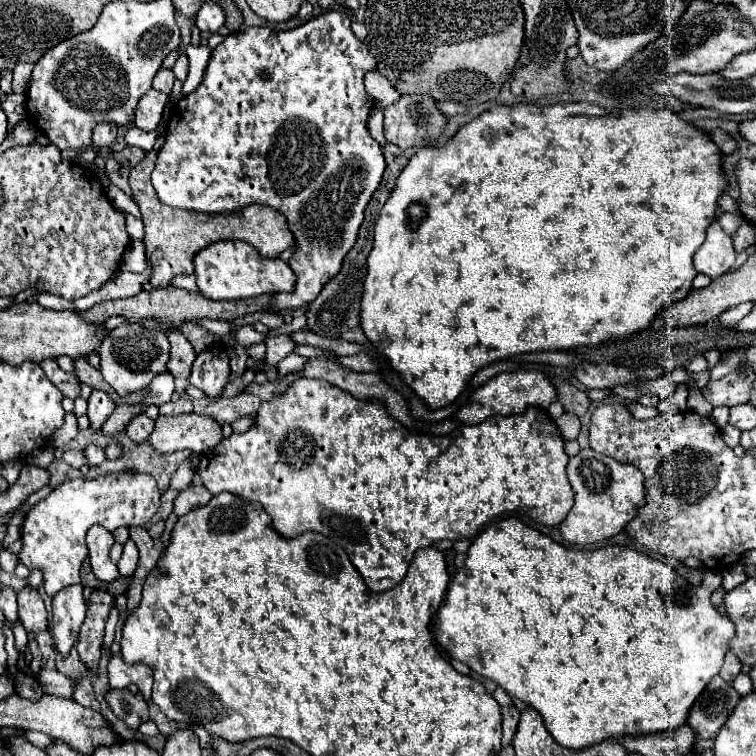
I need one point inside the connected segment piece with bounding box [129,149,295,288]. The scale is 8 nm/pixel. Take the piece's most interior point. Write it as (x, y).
(172, 237)

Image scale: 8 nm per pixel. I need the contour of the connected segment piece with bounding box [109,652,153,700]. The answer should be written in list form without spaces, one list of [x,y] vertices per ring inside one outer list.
[[[121,652],[111,656],[109,660],[109,684],[111,688],[127,688],[129,684],[135,684],[141,694],[149,700],[151,698],[151,684],[153,684],[153,672],[145,664],[127,664],[121,658]]]

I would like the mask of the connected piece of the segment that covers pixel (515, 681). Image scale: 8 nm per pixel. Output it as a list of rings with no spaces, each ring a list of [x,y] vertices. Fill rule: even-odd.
[[[513,516],[497,520],[475,538],[475,542],[467,552],[463,568],[455,574],[445,594],[445,600],[435,616],[433,636],[451,654],[451,658],[465,662],[477,674],[495,680],[511,696],[537,708],[537,712],[541,712],[545,720],[545,728],[561,746],[581,750],[607,738],[621,738],[629,734],[647,734],[647,732],[669,732],[685,724],[689,708],[695,702],[695,698],[703,692],[703,688],[711,682],[711,678],[719,674],[727,652],[727,642],[735,634],[733,622],[713,608],[709,596],[711,596],[709,588],[691,586],[687,580],[677,576],[665,562],[655,560],[647,554],[623,546],[605,546],[599,550],[565,548],[563,544],[551,540],[549,536],[537,532],[535,528],[529,528],[525,522]]]

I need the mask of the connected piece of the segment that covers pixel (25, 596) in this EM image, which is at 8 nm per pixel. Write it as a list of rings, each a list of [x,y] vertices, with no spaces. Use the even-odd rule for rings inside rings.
[[[25,586],[17,594],[17,604],[19,604],[19,620],[23,622],[25,630],[31,630],[31,632],[47,630],[47,624],[49,624],[47,610],[45,610],[41,594],[35,588]]]

